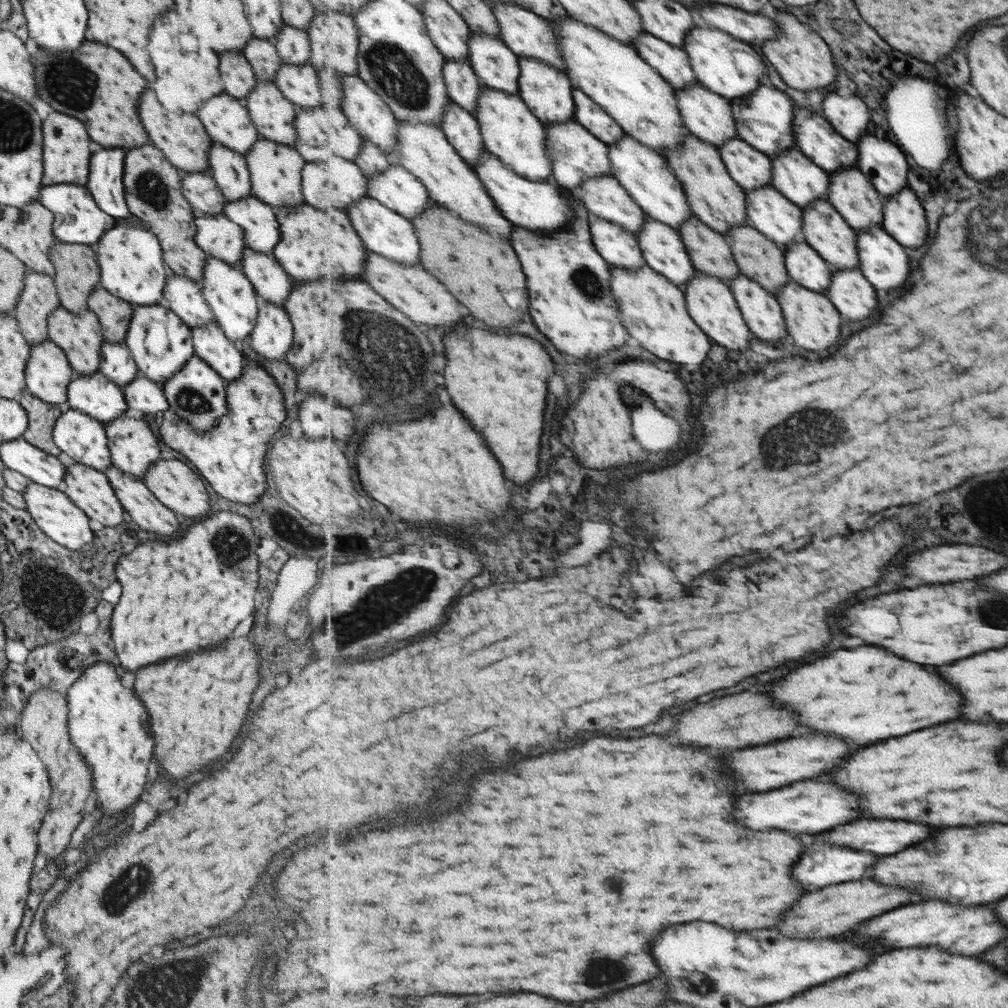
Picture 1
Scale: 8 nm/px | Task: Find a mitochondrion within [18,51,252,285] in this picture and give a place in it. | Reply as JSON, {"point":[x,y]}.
{"point":[71,84]}

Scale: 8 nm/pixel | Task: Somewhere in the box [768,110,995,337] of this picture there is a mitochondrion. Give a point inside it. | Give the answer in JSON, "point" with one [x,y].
{"point":[956,226]}

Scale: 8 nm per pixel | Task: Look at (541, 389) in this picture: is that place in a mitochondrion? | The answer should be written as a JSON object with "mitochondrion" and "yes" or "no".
{"mitochondrion":"no"}

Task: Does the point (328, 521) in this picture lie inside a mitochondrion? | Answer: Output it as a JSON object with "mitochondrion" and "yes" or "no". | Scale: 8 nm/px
{"mitochondrion":"no"}

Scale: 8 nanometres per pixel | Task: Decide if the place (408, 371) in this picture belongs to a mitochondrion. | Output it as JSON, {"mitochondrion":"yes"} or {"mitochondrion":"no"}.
{"mitochondrion":"yes"}

